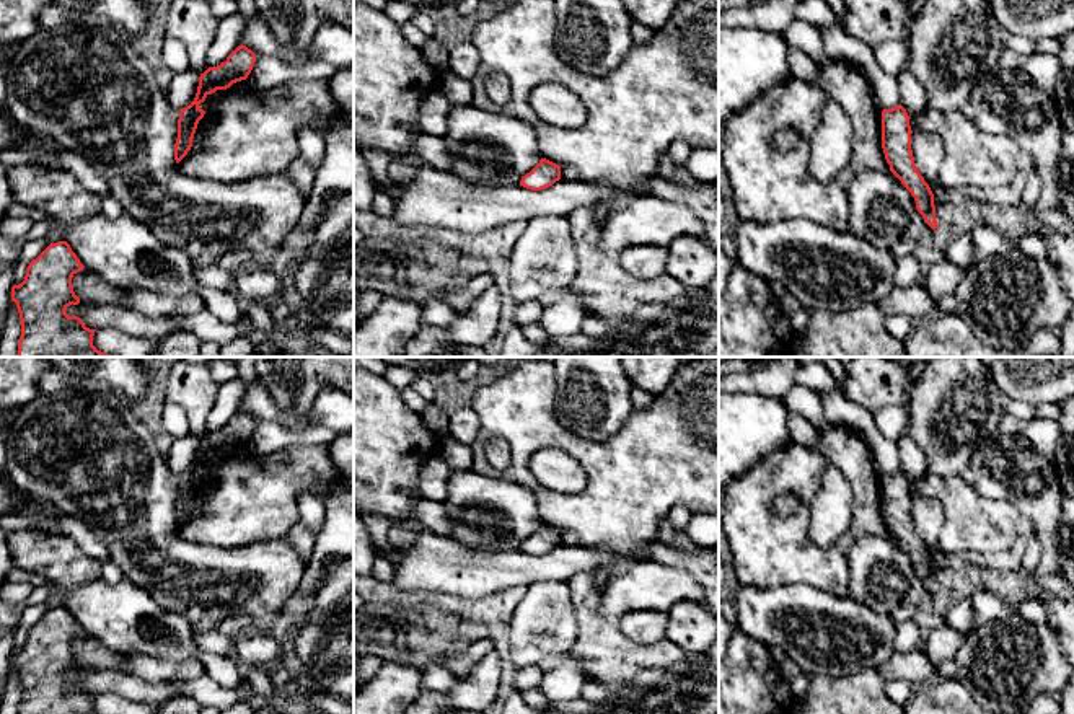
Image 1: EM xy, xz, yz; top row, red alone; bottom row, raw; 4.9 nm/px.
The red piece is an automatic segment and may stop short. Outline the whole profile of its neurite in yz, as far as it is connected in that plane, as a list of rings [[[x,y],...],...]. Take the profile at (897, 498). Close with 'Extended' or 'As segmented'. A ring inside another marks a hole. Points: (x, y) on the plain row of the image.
[[[901,469],[882,476],[882,513],[890,536],[911,558],[916,574],[926,588],[935,595],[939,590],[935,585],[934,559],[914,528],[909,484]]]. As segmented

